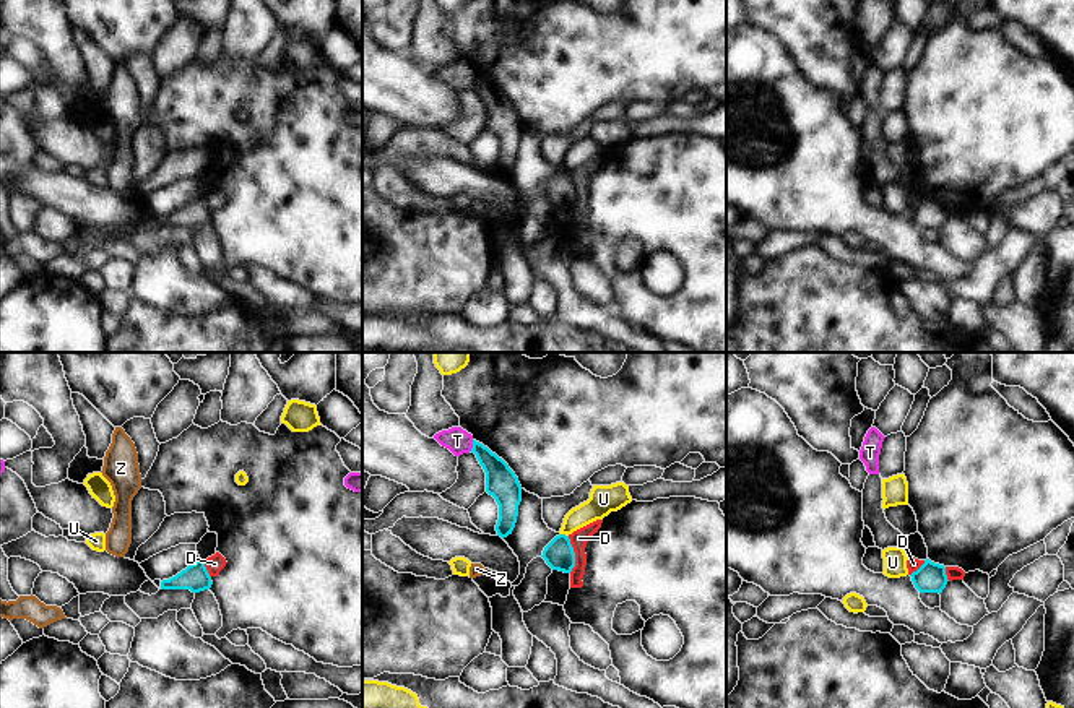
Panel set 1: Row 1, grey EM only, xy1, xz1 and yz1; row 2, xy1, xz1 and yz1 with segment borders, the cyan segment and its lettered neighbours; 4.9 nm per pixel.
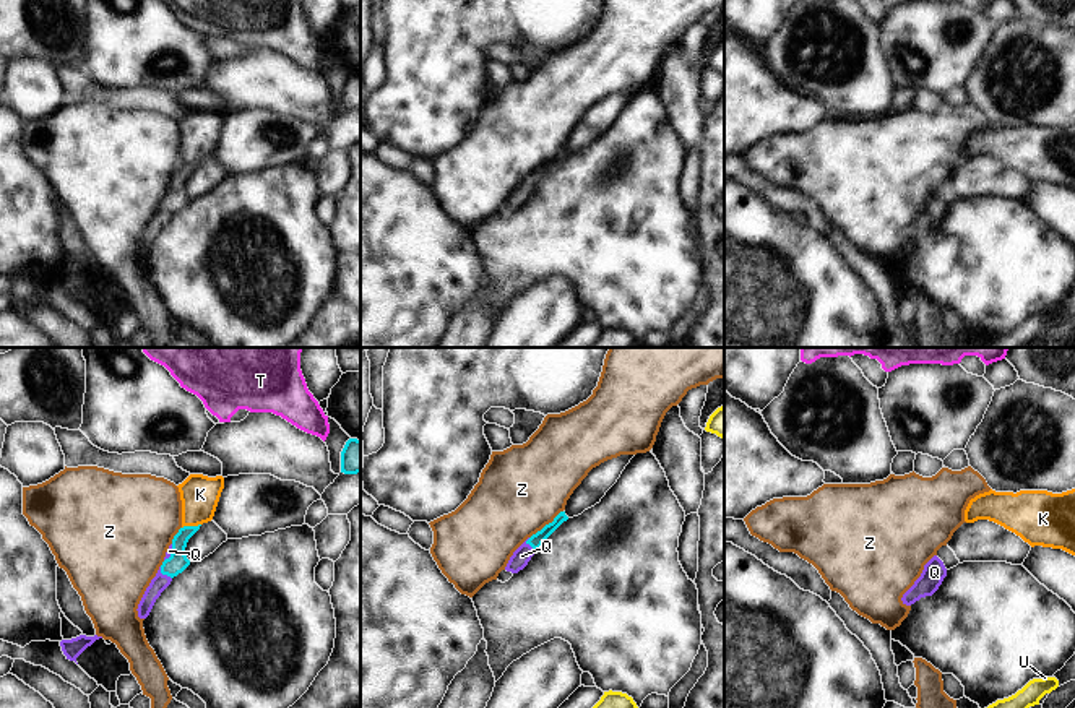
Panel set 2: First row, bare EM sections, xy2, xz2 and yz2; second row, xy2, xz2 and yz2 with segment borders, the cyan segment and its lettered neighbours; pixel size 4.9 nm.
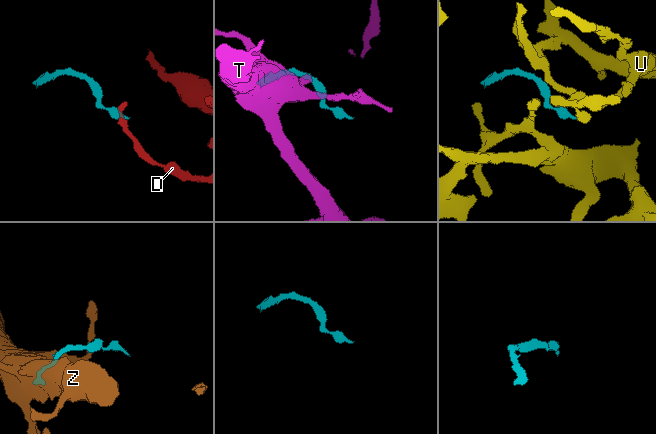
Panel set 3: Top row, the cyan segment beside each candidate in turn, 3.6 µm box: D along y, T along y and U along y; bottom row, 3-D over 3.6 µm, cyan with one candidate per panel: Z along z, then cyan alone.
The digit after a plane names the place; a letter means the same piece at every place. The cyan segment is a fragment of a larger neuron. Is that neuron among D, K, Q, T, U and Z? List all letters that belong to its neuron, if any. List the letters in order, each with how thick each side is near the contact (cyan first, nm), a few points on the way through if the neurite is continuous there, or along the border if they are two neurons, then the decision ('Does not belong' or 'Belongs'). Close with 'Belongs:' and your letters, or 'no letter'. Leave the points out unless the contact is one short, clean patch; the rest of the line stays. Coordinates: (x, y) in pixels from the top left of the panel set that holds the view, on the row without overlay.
D: Thickness 150 nm (cyan) against 90 nm. Boundary: xz1 (567, 172), (574, 189), (571, 208). Does not belong
K: Thickness 100 nm (cyan) against 190 nm. Boundary: xy2 (200, 159), (182, 164). Does not belong
Q: Thickness 100 nm (cyan) against 80 nm. Path across: xy2 (177, 198), (164, 210), (159, 218). Belongs
T: Thickness 160 nm (cyan) against 120 nm. Boundary: xz1 (473, 77), (470, 86). Does not belong
U: Thickness 150 nm (cyan) against 140 nm. Boundary: xz1 (561, 169), (567, 172). Does not belong
Z: Thickness 70 nm (cyan) against 420 nm. Boundary: xz2 (562, 146), (530, 174). Does not belong
Belongs: Q

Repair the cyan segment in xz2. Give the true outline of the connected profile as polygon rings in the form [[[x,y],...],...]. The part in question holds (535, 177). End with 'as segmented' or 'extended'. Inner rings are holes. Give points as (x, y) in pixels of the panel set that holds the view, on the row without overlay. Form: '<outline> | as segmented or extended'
[[[560,148],[552,159],[546,161],[541,167],[528,174],[510,193],[505,206],[512,209],[518,209],[523,206],[534,188],[542,182],[542,179],[563,159],[568,153],[565,148]]] | extended

